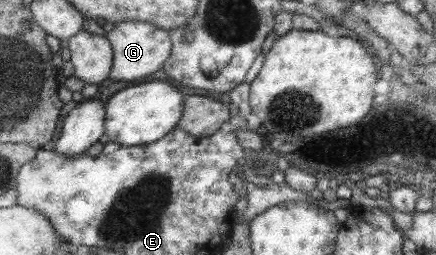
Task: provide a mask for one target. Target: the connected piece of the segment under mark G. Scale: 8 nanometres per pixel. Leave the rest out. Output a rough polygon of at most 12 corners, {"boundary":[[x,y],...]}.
{"boundary":[[121,22],[109,79],[133,81],[163,69],[172,51],[167,30]]}

